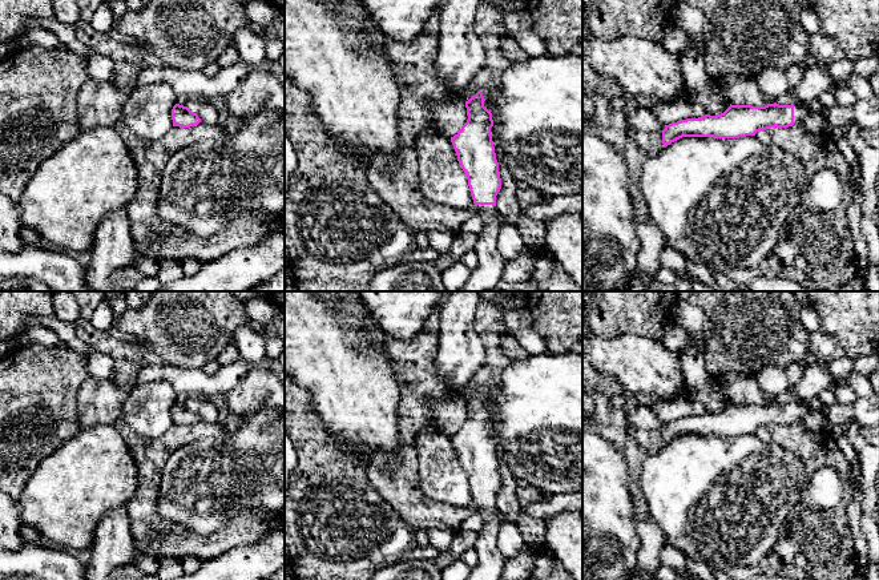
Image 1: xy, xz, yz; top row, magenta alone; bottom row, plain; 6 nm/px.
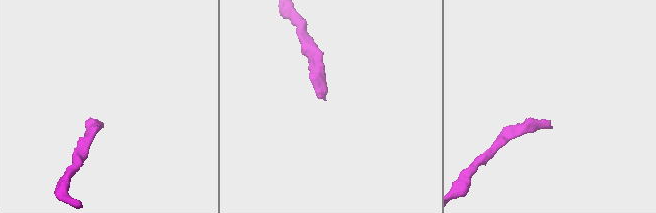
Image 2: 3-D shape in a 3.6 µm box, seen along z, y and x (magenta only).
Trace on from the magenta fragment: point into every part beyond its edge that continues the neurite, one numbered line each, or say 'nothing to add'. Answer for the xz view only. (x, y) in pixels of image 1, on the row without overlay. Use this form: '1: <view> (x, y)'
1: xz (491, 562)

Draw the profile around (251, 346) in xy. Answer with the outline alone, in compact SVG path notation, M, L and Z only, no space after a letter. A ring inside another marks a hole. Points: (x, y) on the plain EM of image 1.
M249 325L237 327L231 343L237 347L239 359L246 362L250 367L259 366L266 358L265 338L255 333Z

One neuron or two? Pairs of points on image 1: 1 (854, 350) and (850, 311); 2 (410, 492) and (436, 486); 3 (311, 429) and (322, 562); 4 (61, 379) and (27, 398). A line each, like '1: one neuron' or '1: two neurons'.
1: one neuron
2: two neurons
3: one neuron
4: one neuron

